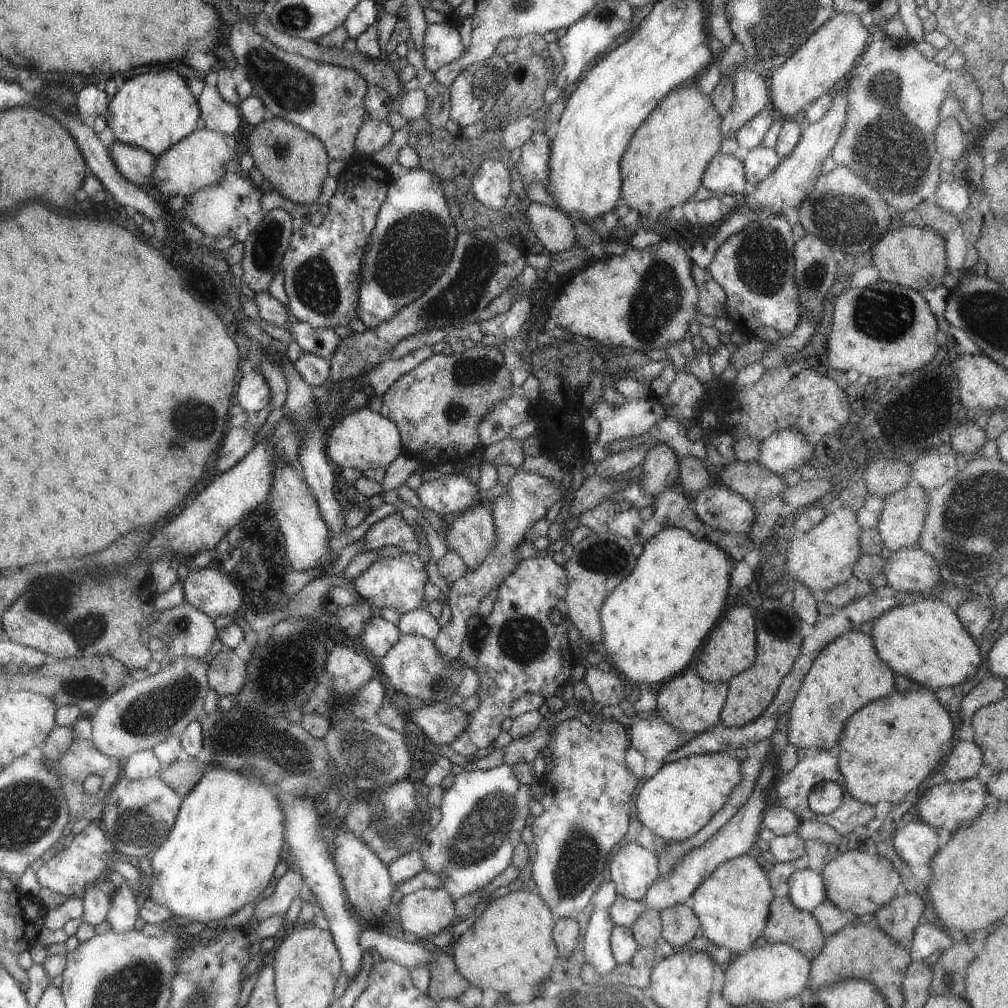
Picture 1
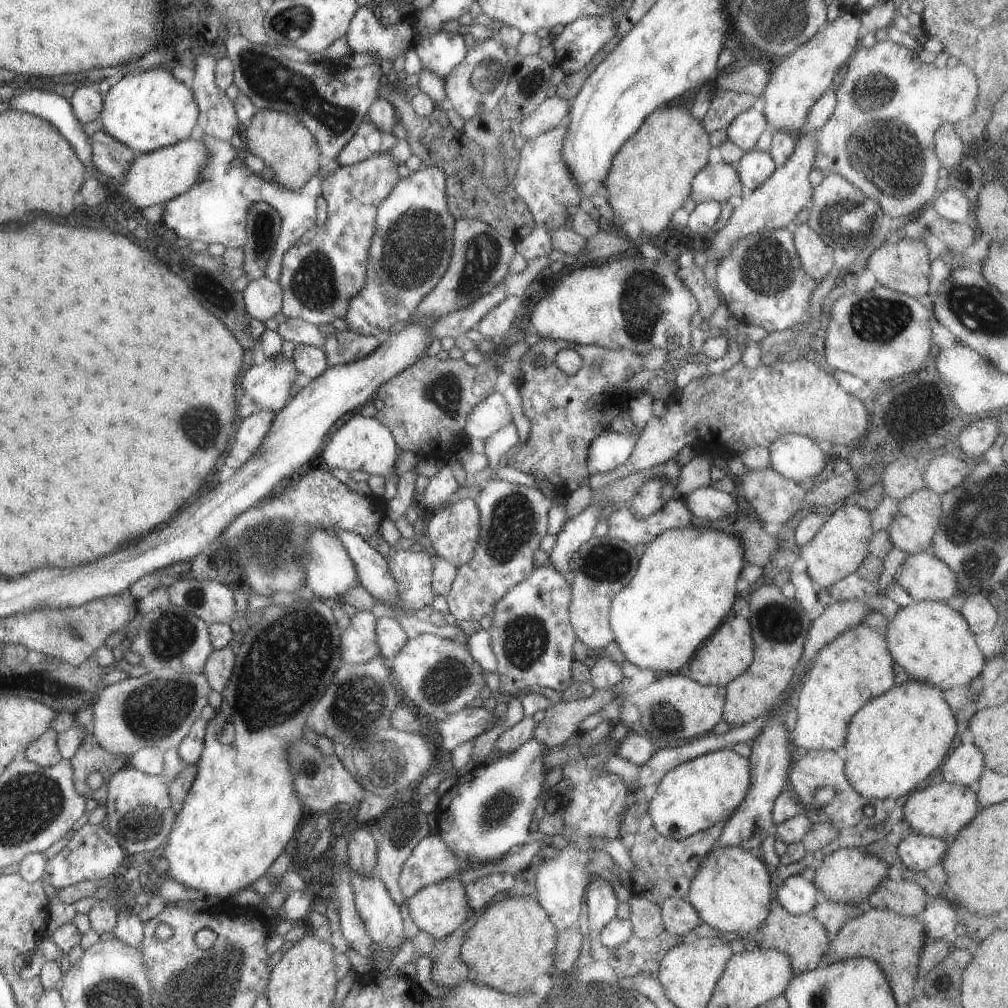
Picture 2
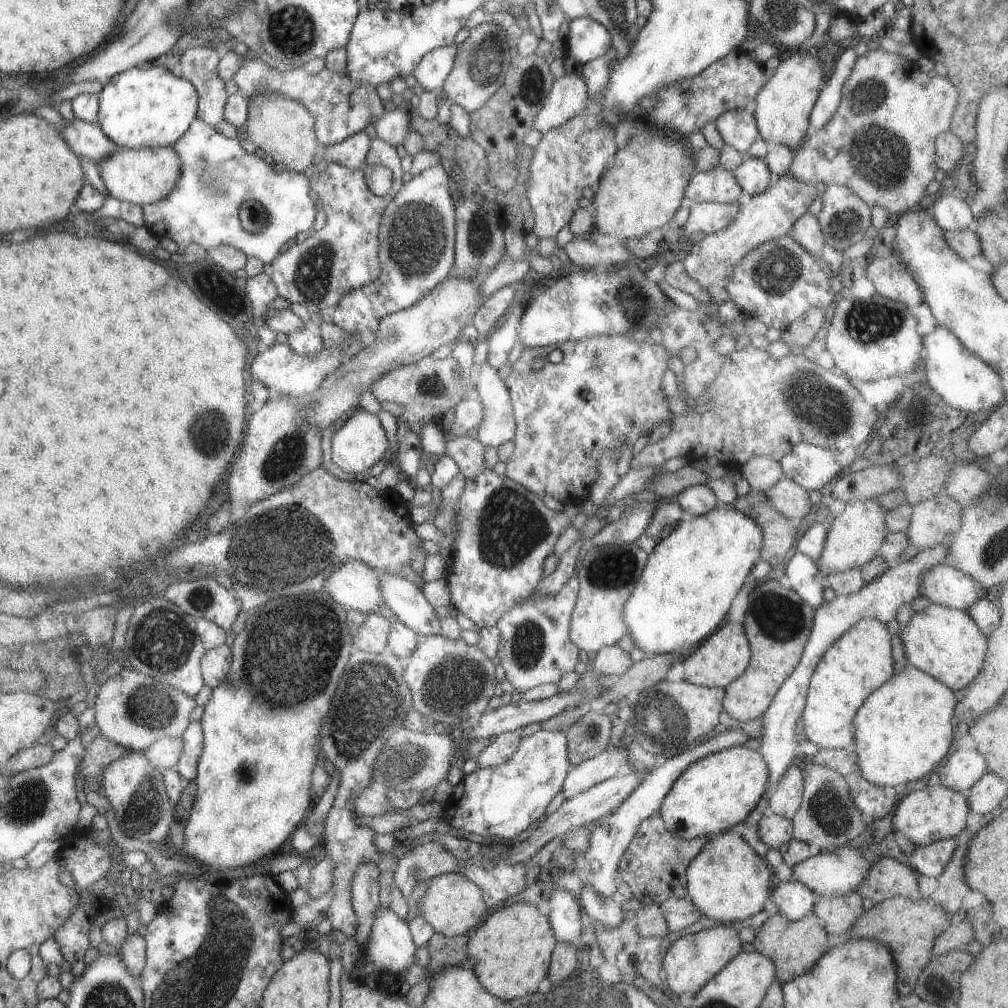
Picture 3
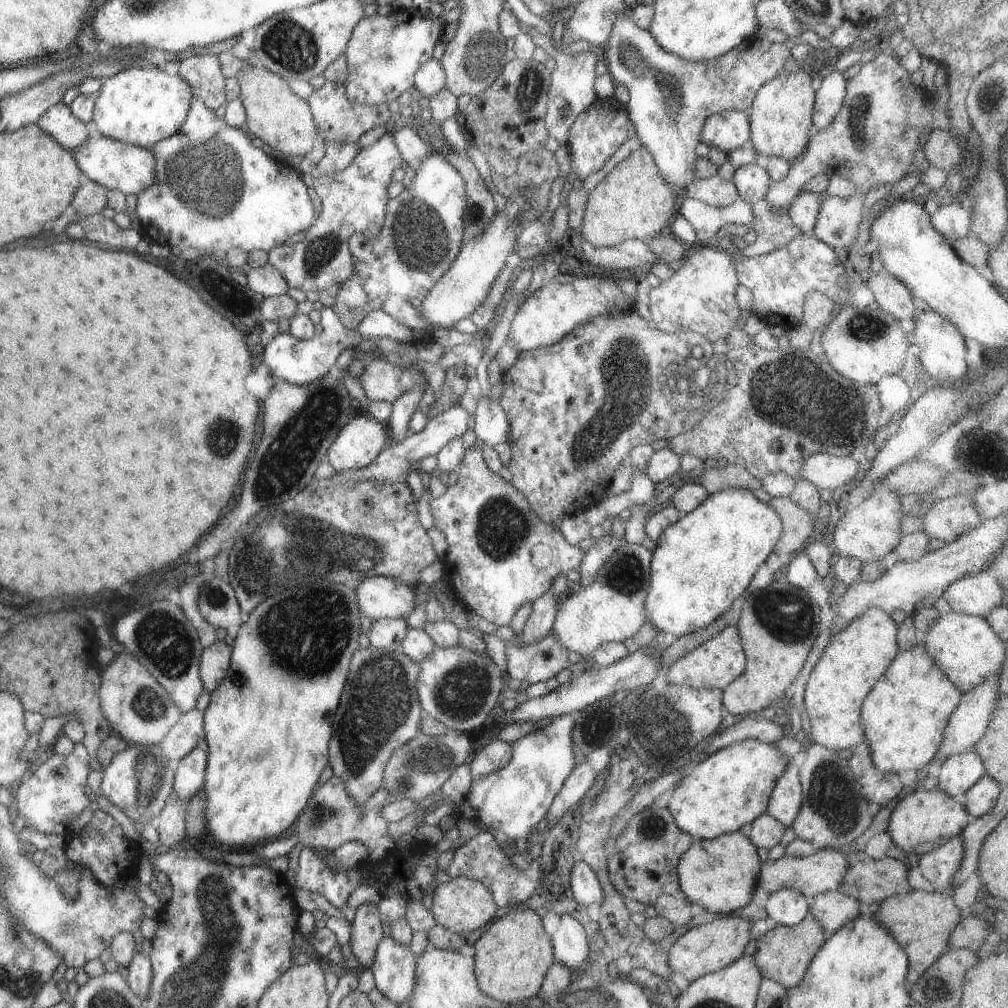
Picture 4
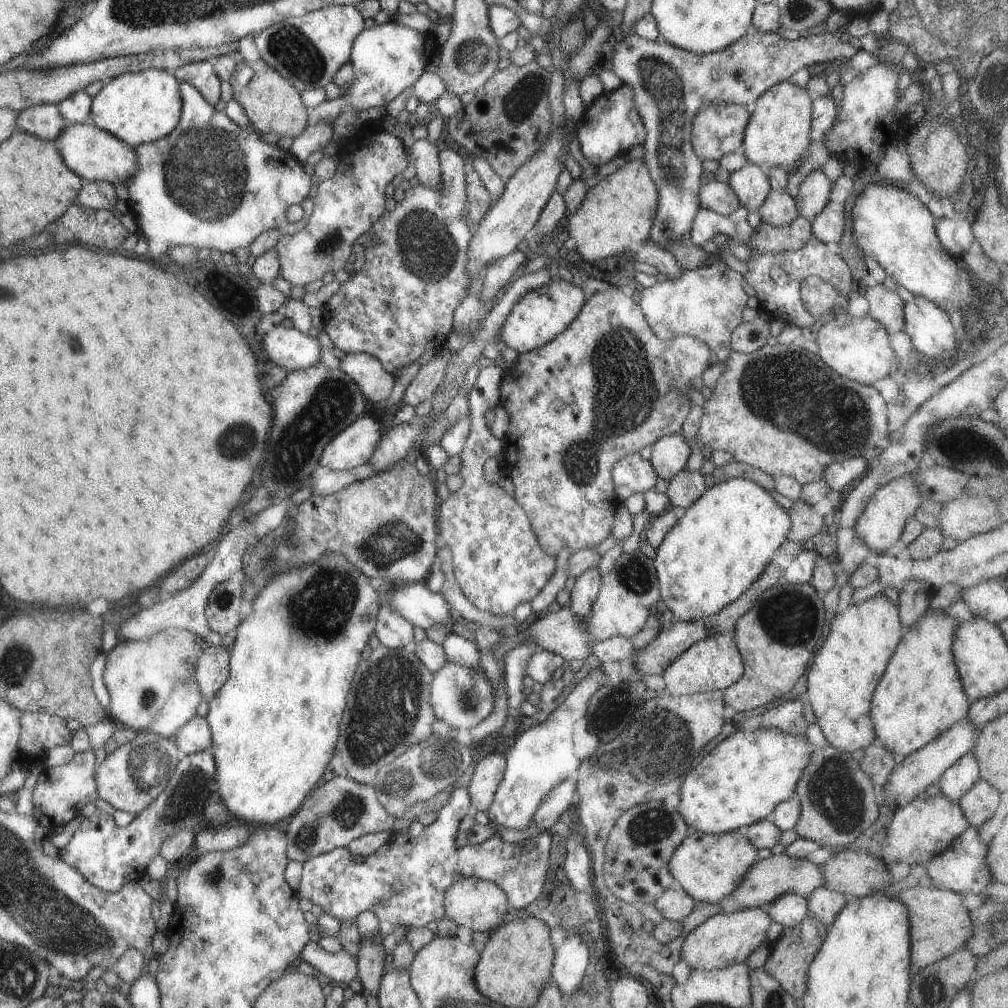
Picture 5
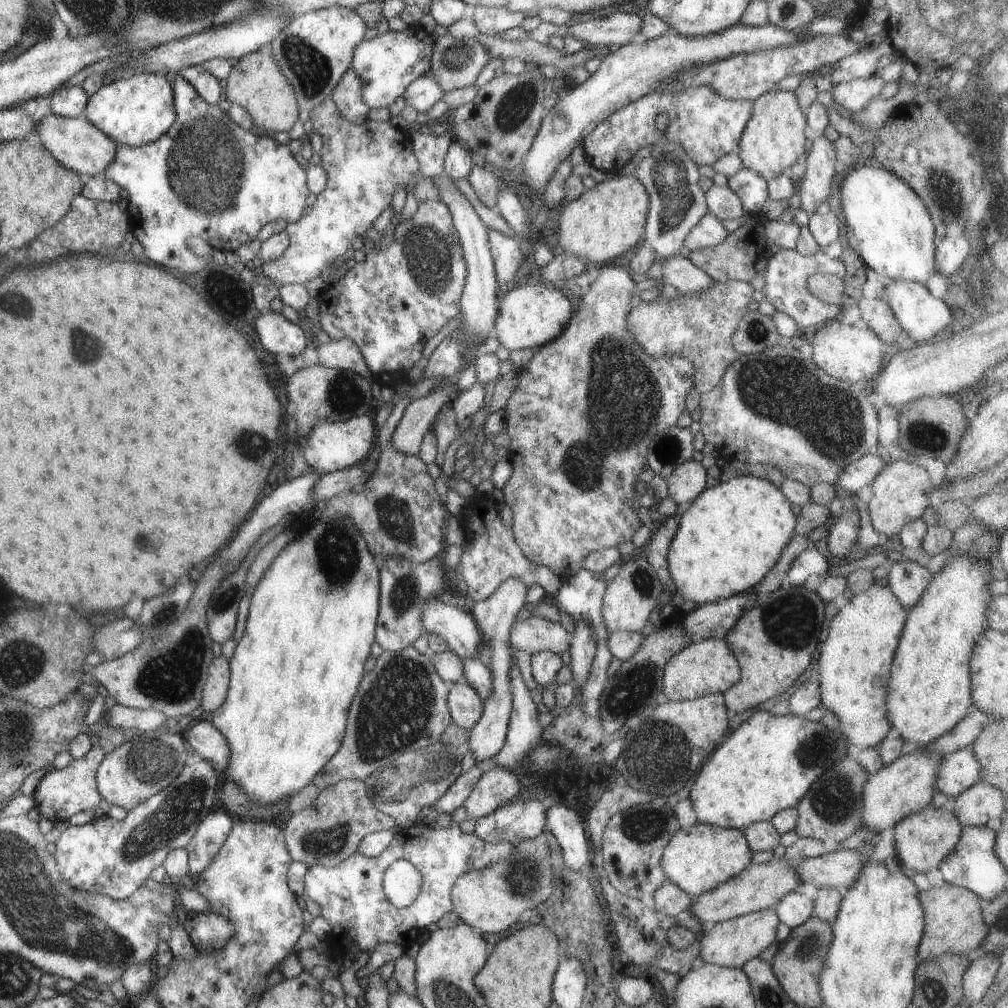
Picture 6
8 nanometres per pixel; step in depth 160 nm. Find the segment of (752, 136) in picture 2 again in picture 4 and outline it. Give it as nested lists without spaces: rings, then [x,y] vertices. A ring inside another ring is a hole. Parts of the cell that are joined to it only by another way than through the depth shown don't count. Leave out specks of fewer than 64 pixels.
[[[728,110],[709,115],[702,124],[699,140],[727,154],[749,138],[747,111]]]

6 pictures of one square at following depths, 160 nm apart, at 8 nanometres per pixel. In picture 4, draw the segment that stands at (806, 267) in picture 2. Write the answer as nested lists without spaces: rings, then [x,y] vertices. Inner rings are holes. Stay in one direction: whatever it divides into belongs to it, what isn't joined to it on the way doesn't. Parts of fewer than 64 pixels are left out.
[[[801,190],[788,206],[786,212],[802,234],[812,230],[821,201],[819,193]]]

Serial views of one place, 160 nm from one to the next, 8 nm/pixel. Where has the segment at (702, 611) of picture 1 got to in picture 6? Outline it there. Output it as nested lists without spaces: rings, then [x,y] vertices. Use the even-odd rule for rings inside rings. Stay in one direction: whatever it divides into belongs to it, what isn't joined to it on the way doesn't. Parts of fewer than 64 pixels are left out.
[[[739,475],[726,481],[719,481],[712,488],[704,488],[689,504],[683,514],[679,515],[678,525],[673,538],[670,540],[666,552],[666,567],[670,581],[675,592],[678,592],[683,599],[695,602],[695,606],[703,603],[711,603],[714,600],[727,599],[733,595],[747,592],[762,576],[776,563],[781,551],[793,537],[793,529],[796,525],[796,516],[791,511],[791,503],[781,494],[781,491],[774,484],[751,475]]]

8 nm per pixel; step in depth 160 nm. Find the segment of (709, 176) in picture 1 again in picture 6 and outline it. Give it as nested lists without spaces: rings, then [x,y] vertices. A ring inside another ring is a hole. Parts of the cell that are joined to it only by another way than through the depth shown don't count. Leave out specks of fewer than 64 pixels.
[[[711,185],[704,192],[706,212],[719,220],[733,220],[744,212],[740,198],[727,185]]]

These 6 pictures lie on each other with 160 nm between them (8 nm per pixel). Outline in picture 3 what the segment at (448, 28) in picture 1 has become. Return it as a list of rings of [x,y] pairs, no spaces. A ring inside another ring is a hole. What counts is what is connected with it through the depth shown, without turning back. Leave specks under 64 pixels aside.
[[[451,43],[434,48],[419,59],[412,75],[423,91],[440,91],[440,86],[451,70],[456,46]]]

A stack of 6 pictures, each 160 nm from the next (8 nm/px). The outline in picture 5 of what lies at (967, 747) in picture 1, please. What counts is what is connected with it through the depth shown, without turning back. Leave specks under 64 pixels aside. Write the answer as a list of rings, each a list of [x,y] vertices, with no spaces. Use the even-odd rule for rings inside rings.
[[[971,748],[948,766],[936,783],[941,794],[948,801],[955,802],[978,779],[978,764]]]

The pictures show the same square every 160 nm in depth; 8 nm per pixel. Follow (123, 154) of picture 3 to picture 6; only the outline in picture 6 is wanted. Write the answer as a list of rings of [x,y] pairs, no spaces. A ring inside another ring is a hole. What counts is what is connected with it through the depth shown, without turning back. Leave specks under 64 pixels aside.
[[[53,113],[45,114],[45,116],[40,117],[33,135],[37,135],[37,142],[41,143],[41,146],[62,167],[79,175],[93,176],[103,172],[104,168],[112,162],[116,152],[117,144],[82,116],[62,117]]]

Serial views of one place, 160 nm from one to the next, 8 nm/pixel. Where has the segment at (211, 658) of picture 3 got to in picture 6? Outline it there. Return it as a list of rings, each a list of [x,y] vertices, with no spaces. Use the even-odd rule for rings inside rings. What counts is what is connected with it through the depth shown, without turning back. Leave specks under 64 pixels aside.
[[[222,656],[210,660],[205,682],[200,694],[200,706],[204,715],[212,713],[221,706],[228,687],[228,660]]]

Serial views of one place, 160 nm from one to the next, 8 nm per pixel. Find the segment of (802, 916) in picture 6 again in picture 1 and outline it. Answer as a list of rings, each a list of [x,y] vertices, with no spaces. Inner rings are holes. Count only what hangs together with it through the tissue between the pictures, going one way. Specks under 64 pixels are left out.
[[[808,868],[795,870],[786,883],[789,903],[798,910],[810,912],[826,899],[823,878],[819,871]]]

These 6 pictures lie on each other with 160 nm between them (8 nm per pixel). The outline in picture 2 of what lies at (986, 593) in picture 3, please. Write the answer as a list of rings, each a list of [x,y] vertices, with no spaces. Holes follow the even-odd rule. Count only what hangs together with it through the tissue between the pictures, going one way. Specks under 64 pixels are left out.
[[[928,550],[907,554],[895,570],[893,580],[914,601],[935,600],[944,603],[959,593],[953,572],[931,556]]]

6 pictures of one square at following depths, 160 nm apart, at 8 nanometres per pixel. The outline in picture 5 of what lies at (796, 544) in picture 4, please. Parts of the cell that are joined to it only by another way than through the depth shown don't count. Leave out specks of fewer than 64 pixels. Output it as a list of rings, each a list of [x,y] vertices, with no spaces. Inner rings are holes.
[[[797,499],[789,510],[786,510],[790,520],[790,527],[786,534],[789,542],[808,544],[809,539],[819,532],[823,517],[801,499]]]

